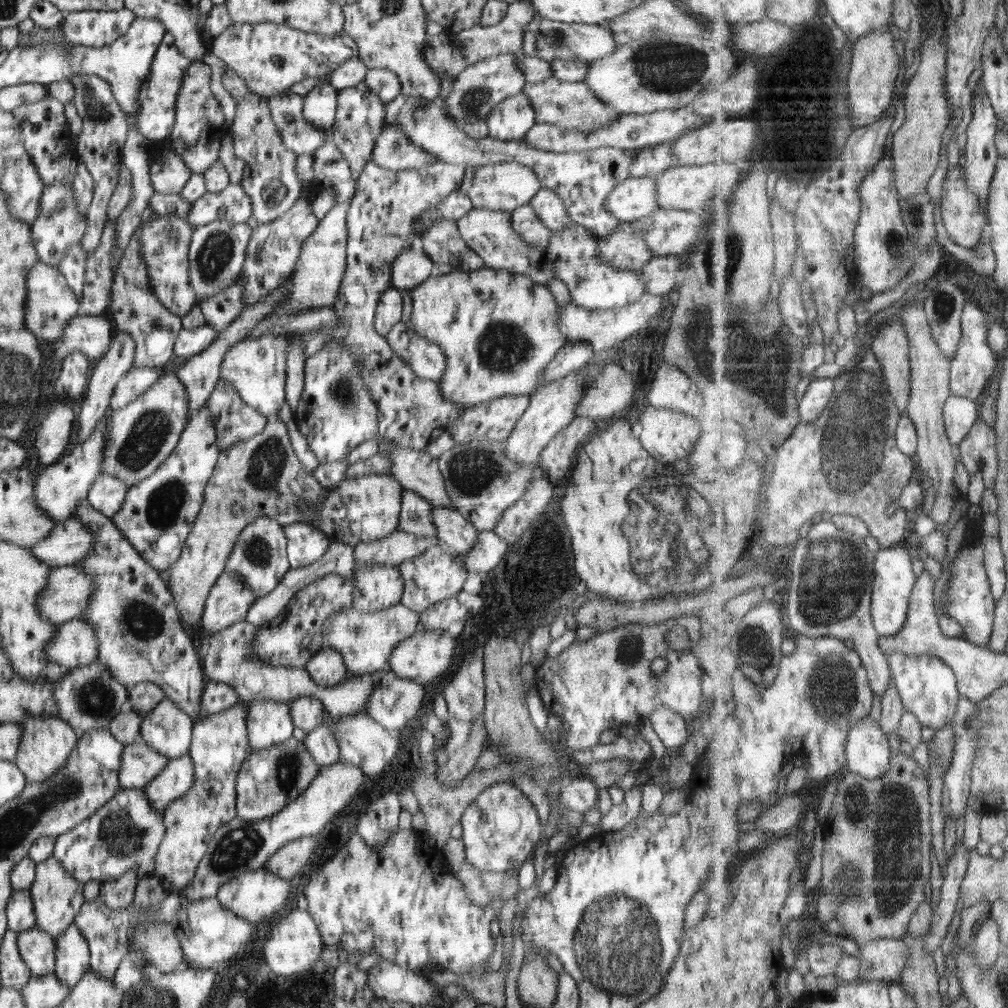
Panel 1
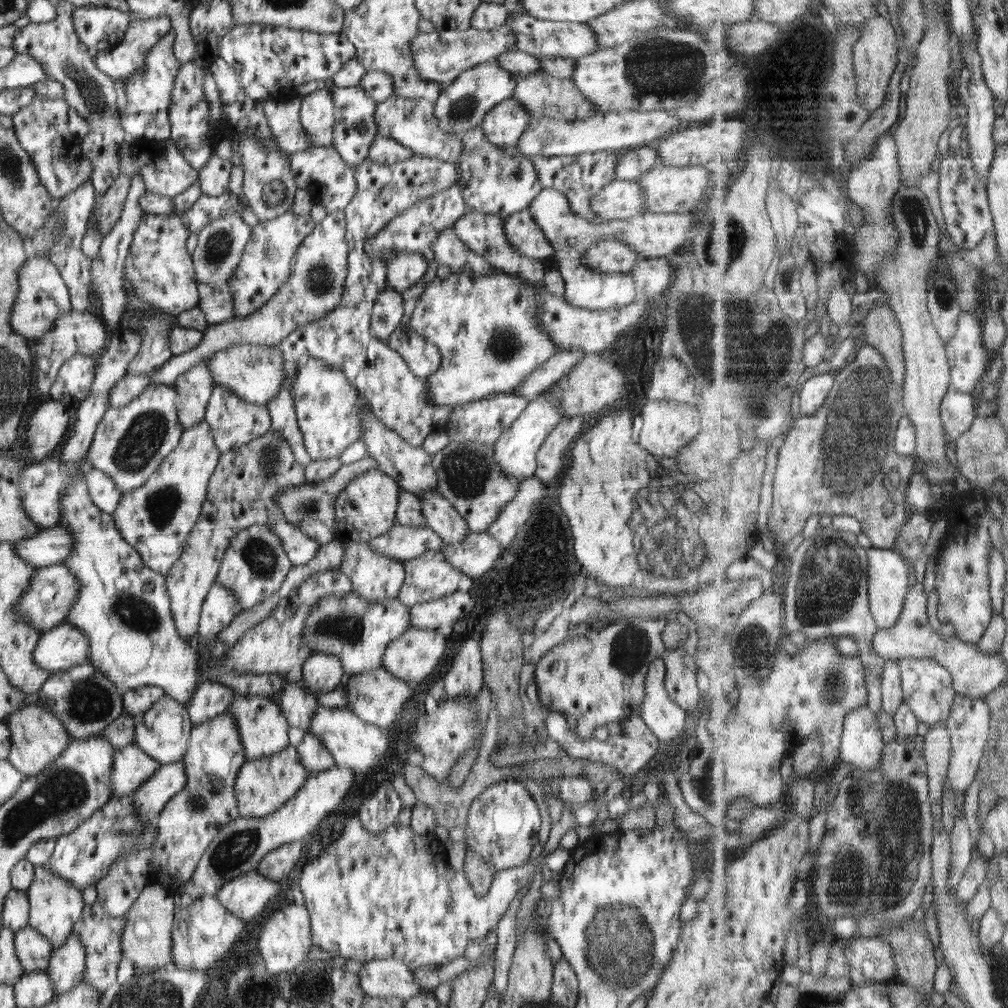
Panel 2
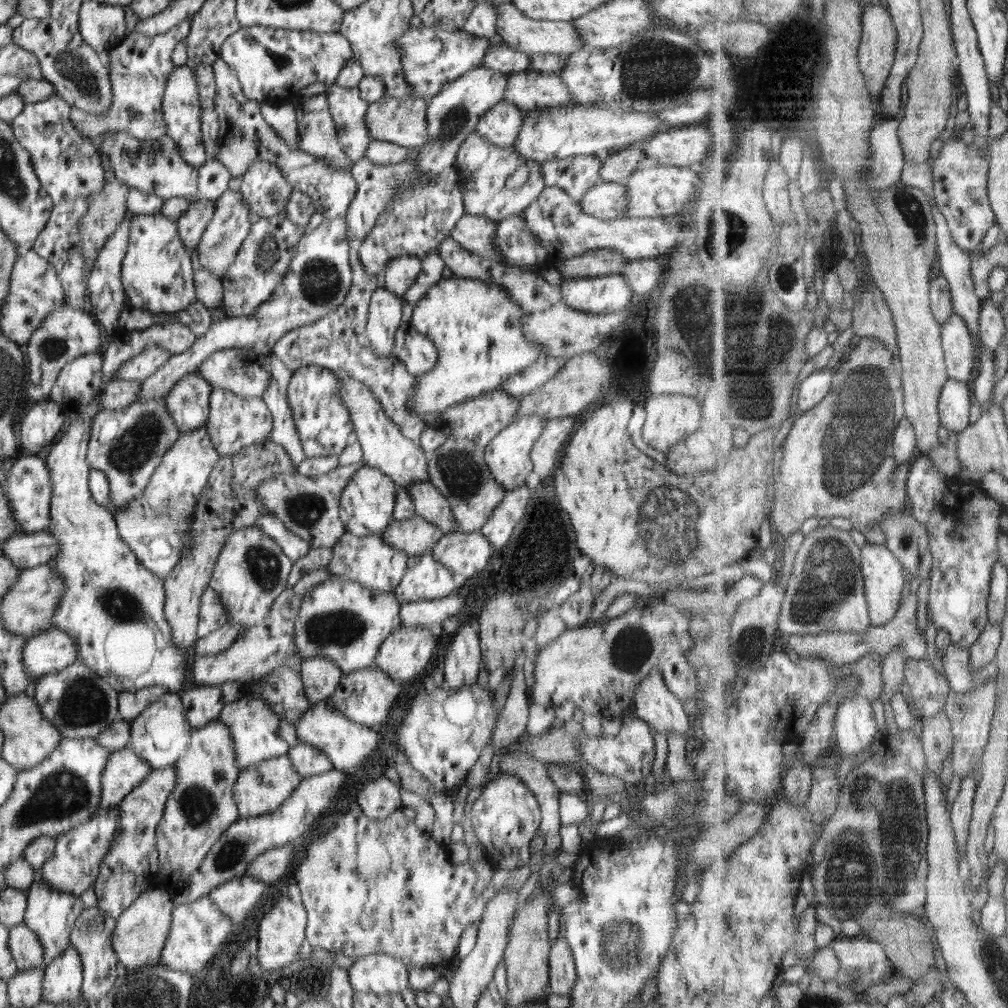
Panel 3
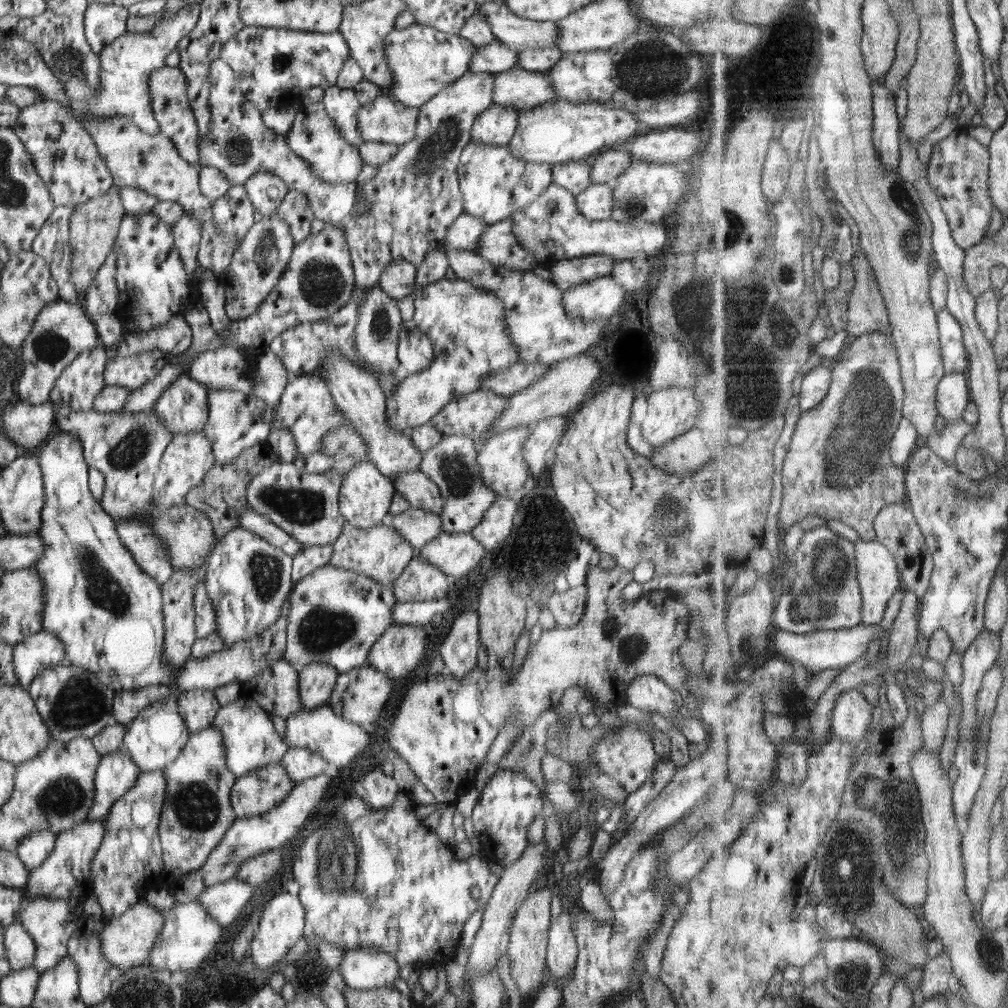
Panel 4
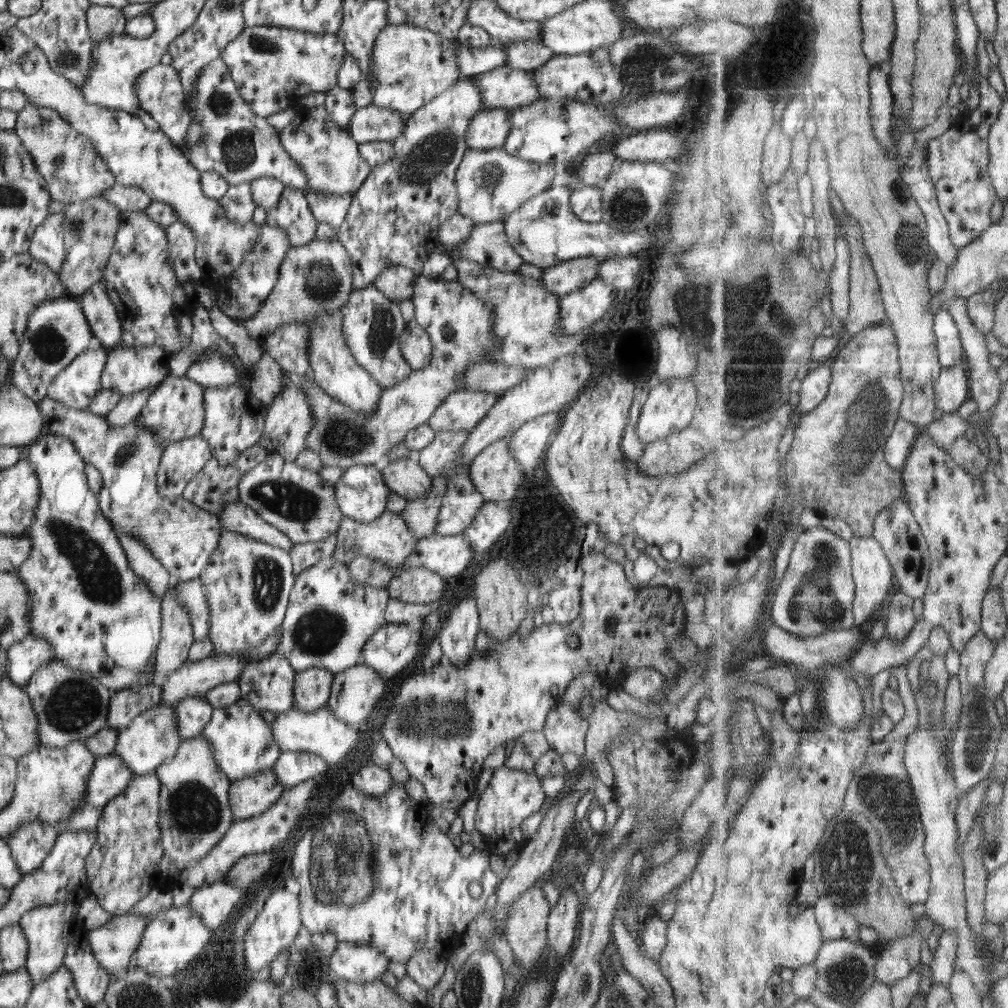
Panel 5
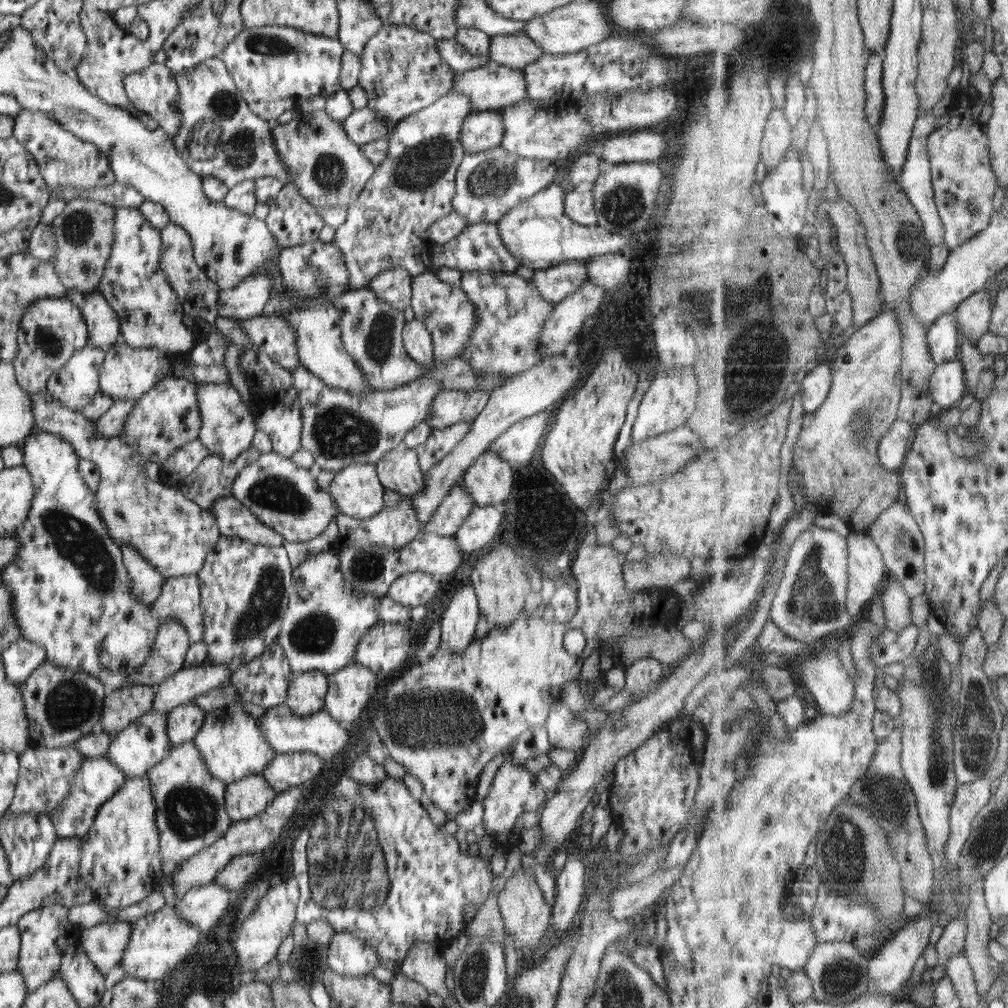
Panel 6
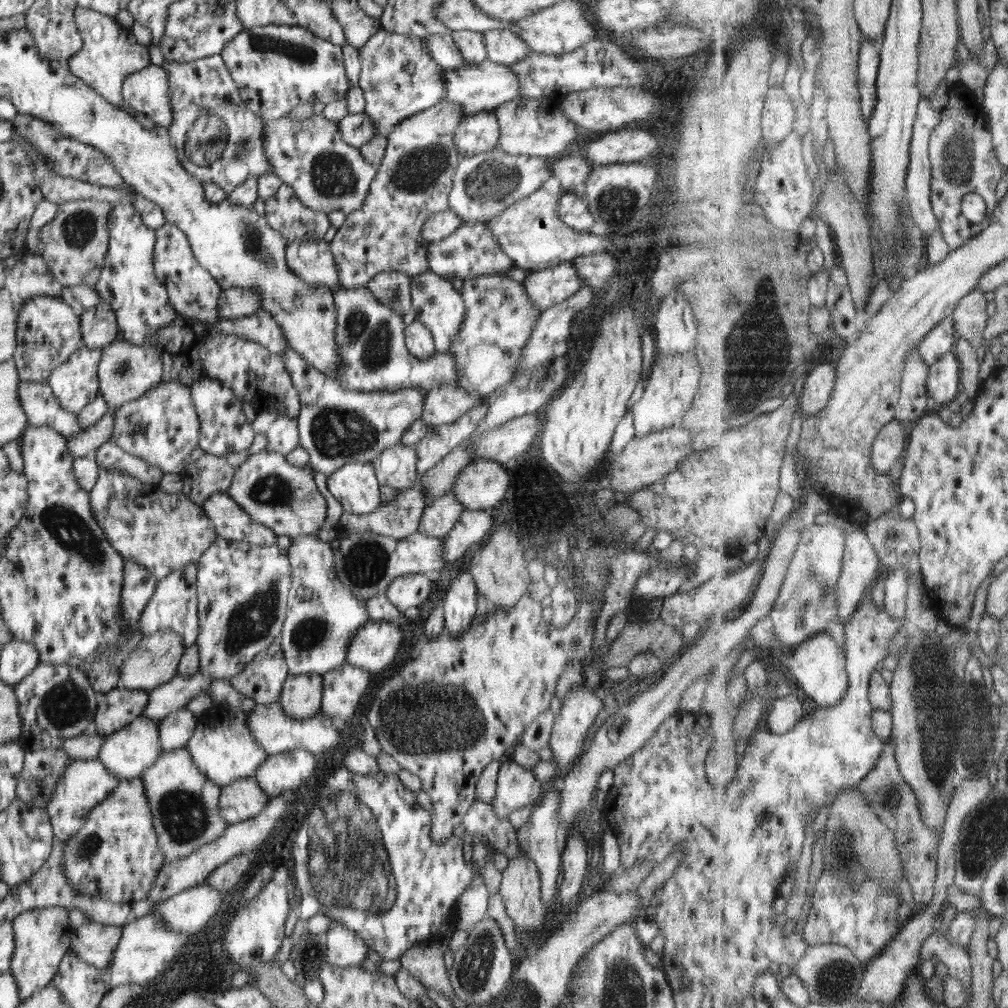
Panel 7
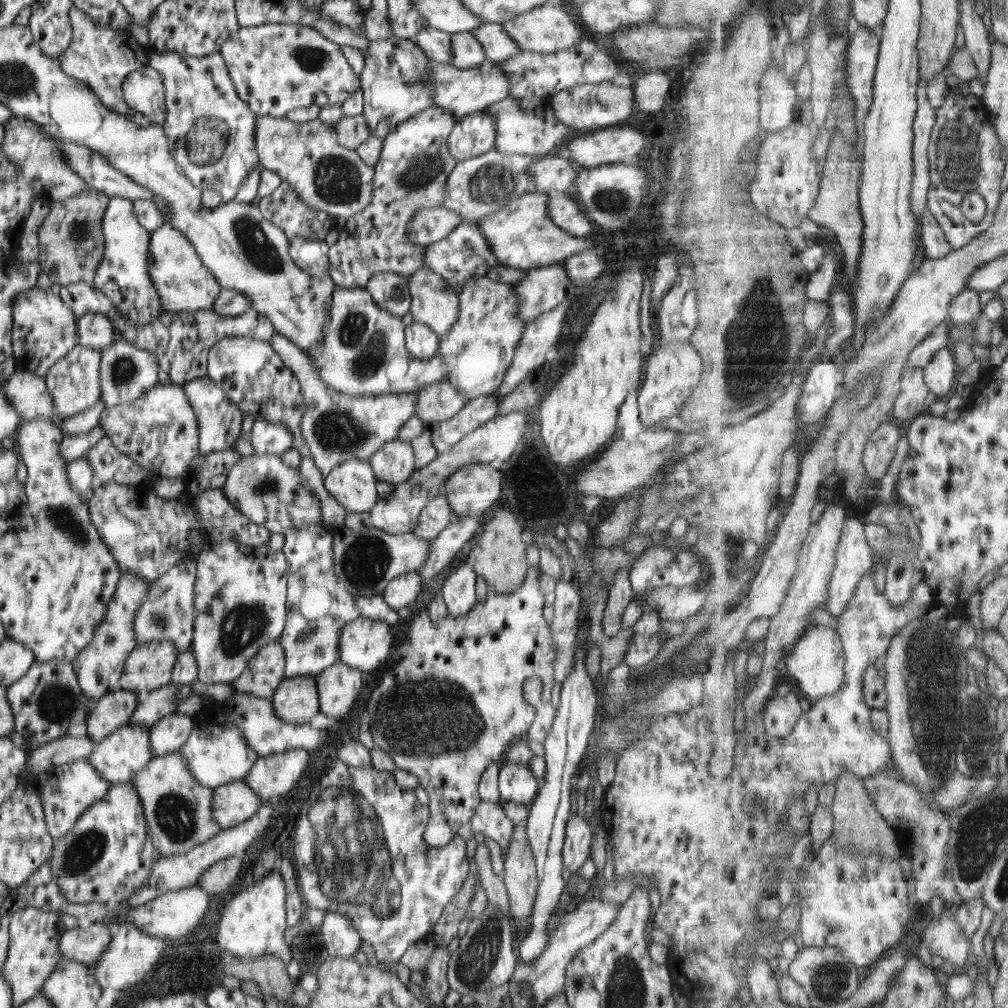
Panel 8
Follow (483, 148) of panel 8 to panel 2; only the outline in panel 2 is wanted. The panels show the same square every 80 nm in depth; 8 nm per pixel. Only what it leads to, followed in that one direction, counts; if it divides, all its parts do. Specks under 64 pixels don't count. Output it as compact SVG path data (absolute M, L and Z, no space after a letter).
M514 97L499 102L481 122L488 140L500 148L512 148L531 123L529 110Z

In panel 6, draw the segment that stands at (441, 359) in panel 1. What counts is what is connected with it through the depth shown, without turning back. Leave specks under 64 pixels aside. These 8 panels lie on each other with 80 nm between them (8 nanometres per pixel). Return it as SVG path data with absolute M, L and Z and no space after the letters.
M419 320L405 322L403 345L408 356L420 367L428 367L428 365L432 364L434 360L433 342L423 322Z

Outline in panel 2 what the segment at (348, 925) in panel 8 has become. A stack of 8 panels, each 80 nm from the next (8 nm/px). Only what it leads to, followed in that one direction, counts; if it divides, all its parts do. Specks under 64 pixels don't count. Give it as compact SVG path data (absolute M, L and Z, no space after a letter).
M392 957L366 961L358 978L361 989L370 998L397 997L409 1000L425 992L418 985L413 970Z

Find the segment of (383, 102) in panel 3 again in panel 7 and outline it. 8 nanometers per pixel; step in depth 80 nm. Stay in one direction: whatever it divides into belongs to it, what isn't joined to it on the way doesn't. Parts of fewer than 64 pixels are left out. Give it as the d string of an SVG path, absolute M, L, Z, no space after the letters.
M349 112L337 123L342 140L357 149L364 146L364 143L370 142L377 134L377 128L365 112L358 114Z

